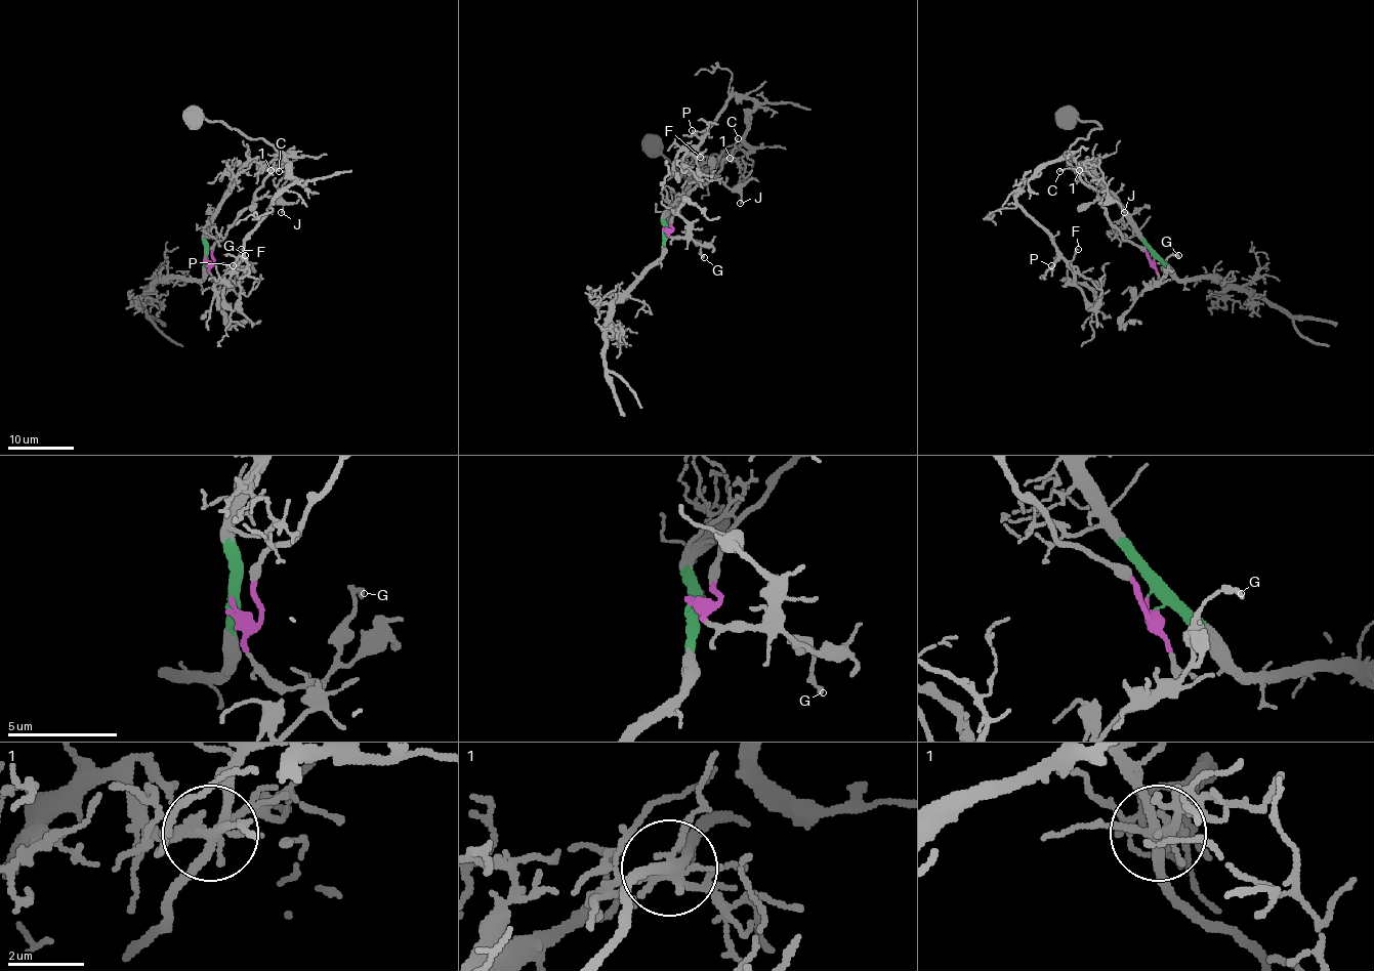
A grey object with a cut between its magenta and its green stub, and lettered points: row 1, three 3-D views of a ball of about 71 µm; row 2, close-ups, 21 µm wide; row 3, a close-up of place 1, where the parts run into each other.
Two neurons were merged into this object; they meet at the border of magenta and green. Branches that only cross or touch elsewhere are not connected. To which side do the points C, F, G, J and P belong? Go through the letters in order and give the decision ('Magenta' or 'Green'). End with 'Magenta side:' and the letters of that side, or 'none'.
C: Green
F: Magenta
G: Magenta
J: Green
P: Magenta
Magenta side: F, G, P

